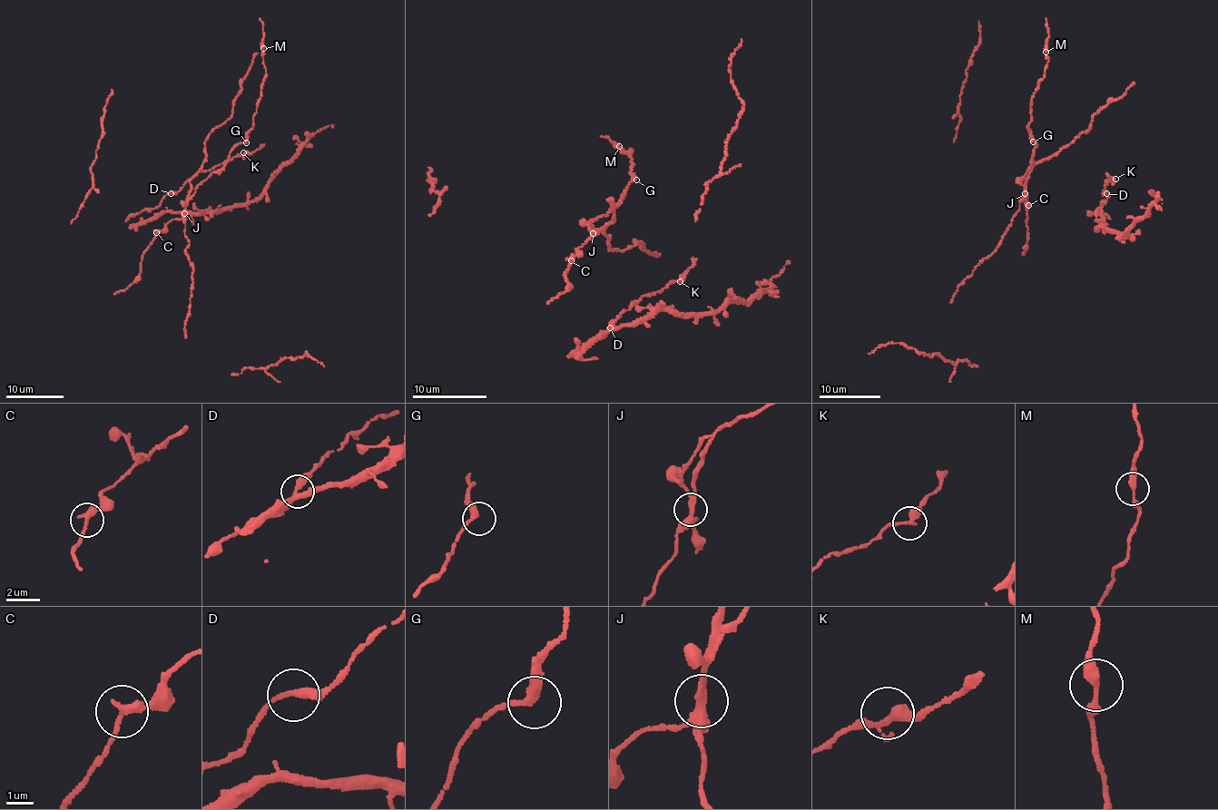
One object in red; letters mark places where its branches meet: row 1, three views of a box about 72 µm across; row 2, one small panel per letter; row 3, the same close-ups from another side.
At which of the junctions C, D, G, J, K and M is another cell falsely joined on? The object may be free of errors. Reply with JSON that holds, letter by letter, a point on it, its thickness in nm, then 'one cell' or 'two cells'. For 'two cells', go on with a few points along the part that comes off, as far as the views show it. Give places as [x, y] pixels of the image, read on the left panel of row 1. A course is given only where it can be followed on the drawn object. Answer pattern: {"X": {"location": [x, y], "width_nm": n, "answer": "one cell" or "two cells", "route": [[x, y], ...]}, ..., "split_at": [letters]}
{"C": {"location": [156, 232], "width_nm": 280, "answer": "one cell"}, "D": {"location": [171, 193], "width_nm": 280, "answer": "one cell"}, "G": {"location": [246, 142], "width_nm": 320, "answer": "one cell"}, "J": {"location": [184, 213], "width_nm": 240, "answer": "two cells", "route": [[185, 213], [190, 182], [197, 175], [205, 156], [205, 141], [214, 128], [223, 124], [230, 116], [257, 53]]}, "K": {"location": [243, 152], "width_nm": 280, "answer": "one cell"}, "M": {"location": [263, 48], "width_nm": 320, "answer": "one cell"}, "split_at": ["J"]}

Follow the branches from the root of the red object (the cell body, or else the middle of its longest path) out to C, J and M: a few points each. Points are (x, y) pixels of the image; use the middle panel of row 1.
C: (608, 245), (610, 239), (600, 231), (592, 231), (590, 226), (594, 234), (577, 248), (571, 260)
J: (608, 245), (610, 239), (600, 231), (592, 231), (590, 226), (593, 232)
M: (608, 245), (610, 239), (592, 231), (588, 223), (616, 207), (633, 177), (632, 152), (623, 153), (619, 146)

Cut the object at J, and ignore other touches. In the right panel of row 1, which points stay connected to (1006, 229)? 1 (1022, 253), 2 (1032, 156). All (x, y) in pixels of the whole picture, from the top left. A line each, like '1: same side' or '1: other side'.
1: other side
2: other side

